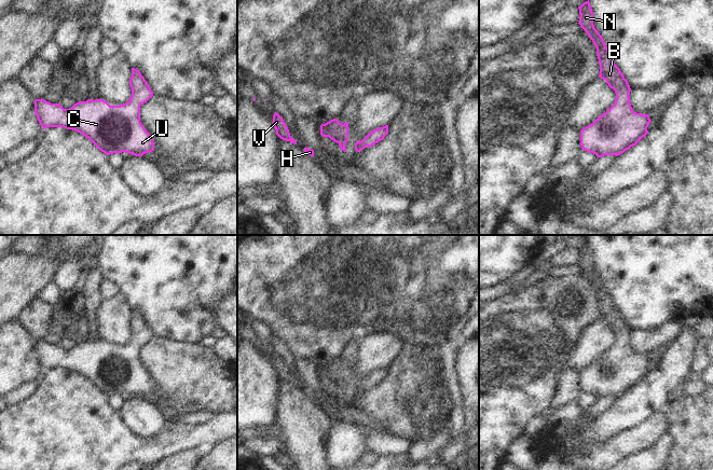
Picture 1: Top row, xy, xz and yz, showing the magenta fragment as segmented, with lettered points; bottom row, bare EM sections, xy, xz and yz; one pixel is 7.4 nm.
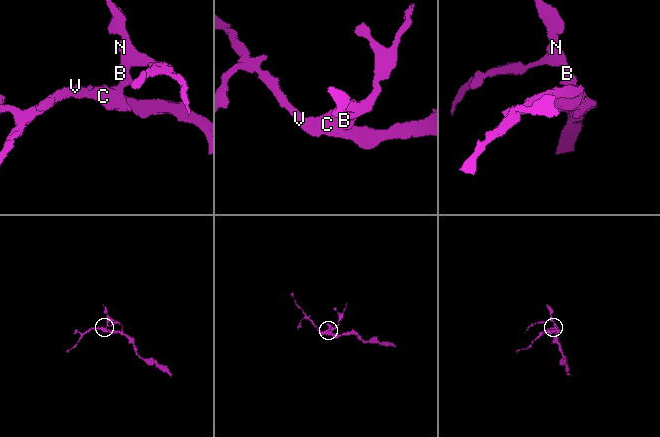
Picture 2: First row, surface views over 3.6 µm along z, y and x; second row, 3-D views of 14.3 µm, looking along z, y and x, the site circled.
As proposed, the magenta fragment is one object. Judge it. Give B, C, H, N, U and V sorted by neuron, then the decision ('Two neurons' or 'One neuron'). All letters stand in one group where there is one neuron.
Groups: B C H N U V. One neuron.

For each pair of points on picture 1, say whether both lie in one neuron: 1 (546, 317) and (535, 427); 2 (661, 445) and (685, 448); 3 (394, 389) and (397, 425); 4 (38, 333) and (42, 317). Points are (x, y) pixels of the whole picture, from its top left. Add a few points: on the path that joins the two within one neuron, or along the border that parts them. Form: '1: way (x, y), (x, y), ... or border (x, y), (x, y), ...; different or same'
1: border (540, 414), (528, 423), (525, 432); different
2: border (669, 432), (672, 438), (672, 451), (668, 458); different
3: way (394, 398), (394, 416); same
4: way (38, 329), (38, 321); same

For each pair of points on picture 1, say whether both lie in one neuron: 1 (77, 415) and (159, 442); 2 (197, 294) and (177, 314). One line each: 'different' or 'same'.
1: same
2: same

